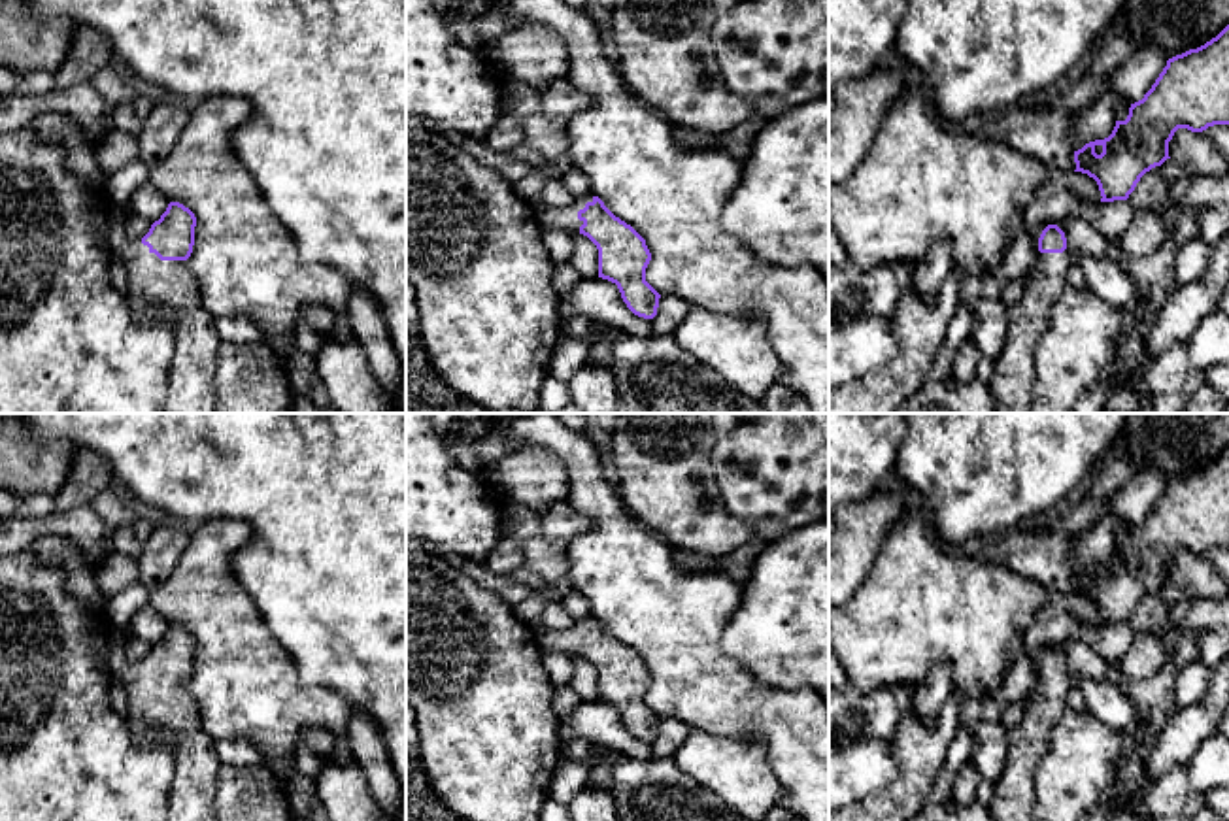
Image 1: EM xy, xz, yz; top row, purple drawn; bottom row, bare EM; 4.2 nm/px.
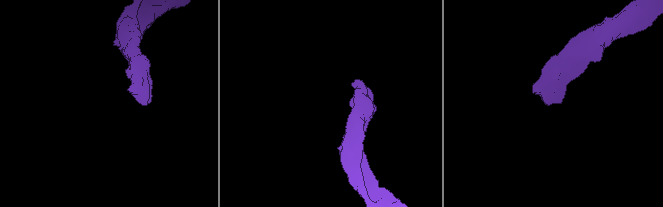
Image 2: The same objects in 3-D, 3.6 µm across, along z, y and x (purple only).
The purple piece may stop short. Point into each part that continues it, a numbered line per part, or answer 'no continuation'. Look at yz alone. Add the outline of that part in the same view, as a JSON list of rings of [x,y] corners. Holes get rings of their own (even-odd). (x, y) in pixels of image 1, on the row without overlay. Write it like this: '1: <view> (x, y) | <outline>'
1: yz (1014, 793) | [[[1069,670],[1036,678],[1021,721],[1010,730],[1010,757],[987,806],[995,821],[1033,821],[1035,778],[1057,721],[1069,712],[1069,689]]]

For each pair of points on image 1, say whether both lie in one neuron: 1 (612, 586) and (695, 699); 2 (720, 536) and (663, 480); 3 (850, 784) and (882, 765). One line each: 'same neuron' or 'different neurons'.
1: same neuron
2: same neuron
3: same neuron

